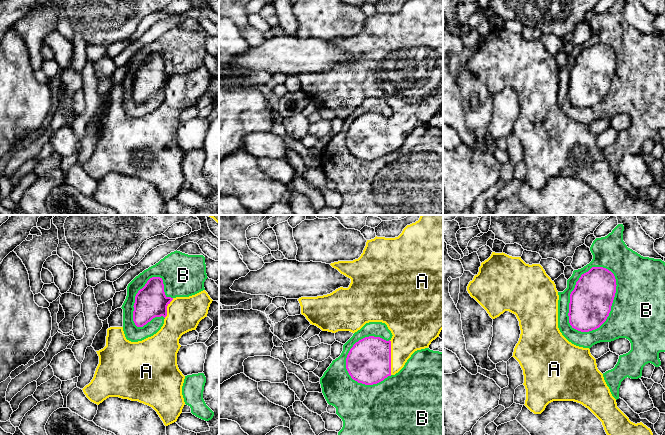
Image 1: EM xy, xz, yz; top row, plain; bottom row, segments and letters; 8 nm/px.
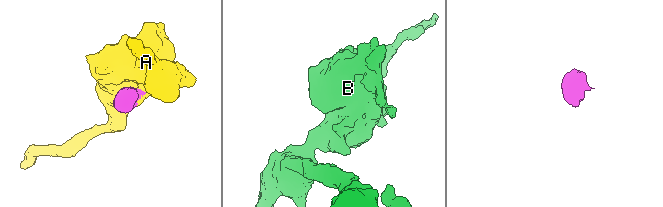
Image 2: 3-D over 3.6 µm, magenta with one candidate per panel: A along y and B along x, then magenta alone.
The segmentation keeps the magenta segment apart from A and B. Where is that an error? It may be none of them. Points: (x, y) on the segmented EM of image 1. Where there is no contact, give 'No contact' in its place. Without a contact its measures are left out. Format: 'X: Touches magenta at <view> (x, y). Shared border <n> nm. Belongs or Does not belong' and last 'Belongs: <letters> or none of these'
A: Touches magenta at xz (390, 357). Shared border 280 nm. Belongs
B: Touches magenta at yz (571, 292). Shared border 550 nm. Does not belong
Belongs: A

